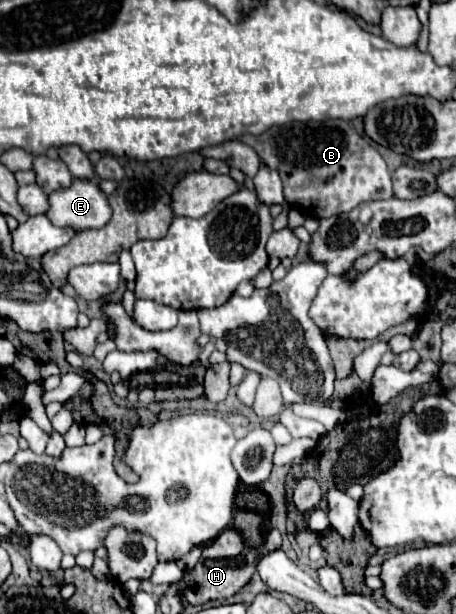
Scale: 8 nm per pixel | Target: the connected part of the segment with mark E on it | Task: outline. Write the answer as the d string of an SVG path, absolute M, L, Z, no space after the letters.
M75 178L67 190L55 190L49 194L47 218L55 226L69 226L81 232L103 228L111 218L111 208L97 180Z

